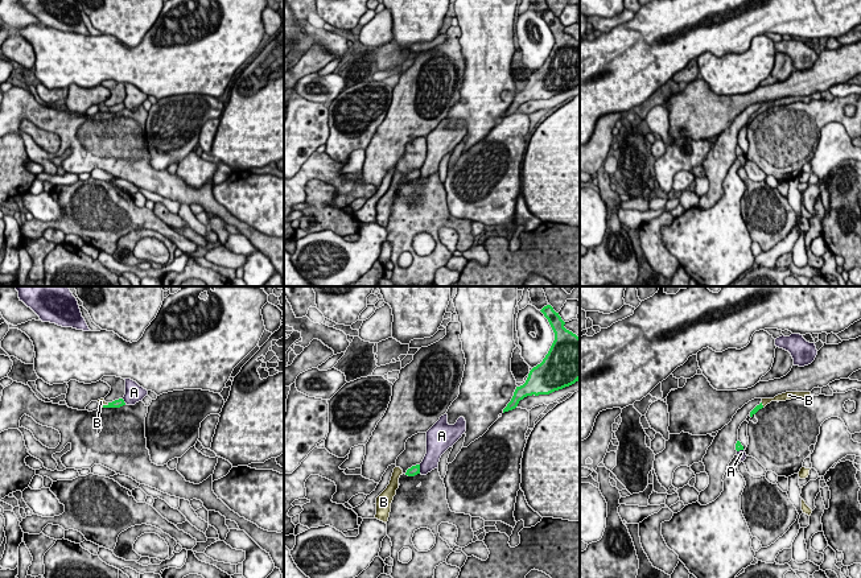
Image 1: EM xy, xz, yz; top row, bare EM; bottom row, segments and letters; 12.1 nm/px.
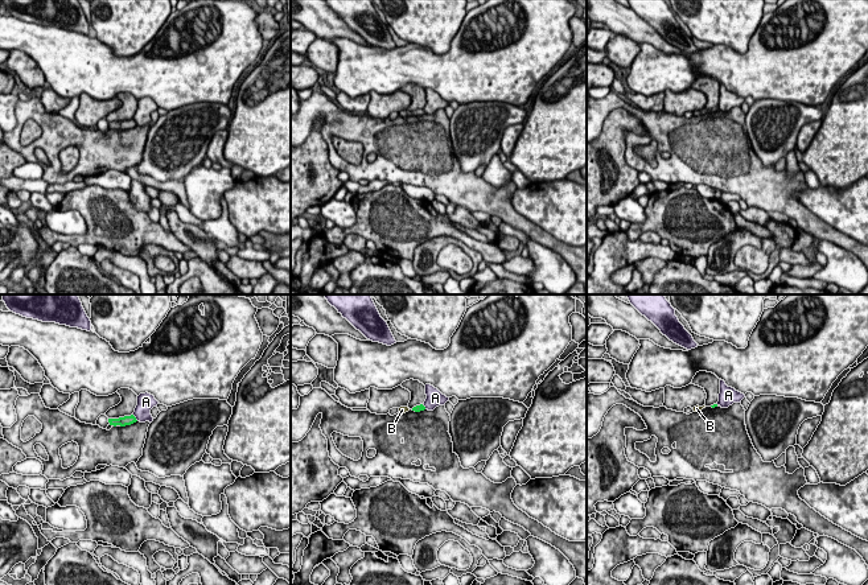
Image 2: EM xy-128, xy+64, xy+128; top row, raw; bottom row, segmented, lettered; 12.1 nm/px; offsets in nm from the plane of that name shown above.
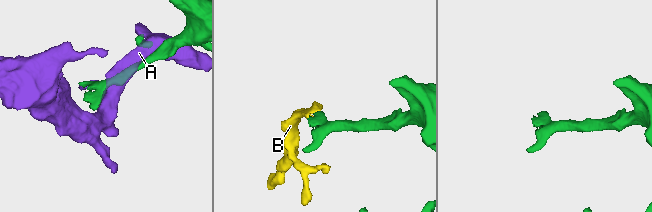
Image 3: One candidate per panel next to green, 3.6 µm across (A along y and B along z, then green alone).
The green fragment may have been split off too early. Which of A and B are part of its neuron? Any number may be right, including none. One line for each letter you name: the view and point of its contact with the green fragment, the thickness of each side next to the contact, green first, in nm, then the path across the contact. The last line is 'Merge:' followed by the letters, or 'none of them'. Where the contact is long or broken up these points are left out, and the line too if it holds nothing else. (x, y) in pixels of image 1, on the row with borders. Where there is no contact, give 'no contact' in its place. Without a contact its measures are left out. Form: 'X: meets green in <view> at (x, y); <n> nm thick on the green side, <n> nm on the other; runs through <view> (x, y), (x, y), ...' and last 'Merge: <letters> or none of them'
B: meets green in xy at (104, 405); 100 nm thick on the green side, 70 nm on the other
Merge: B

